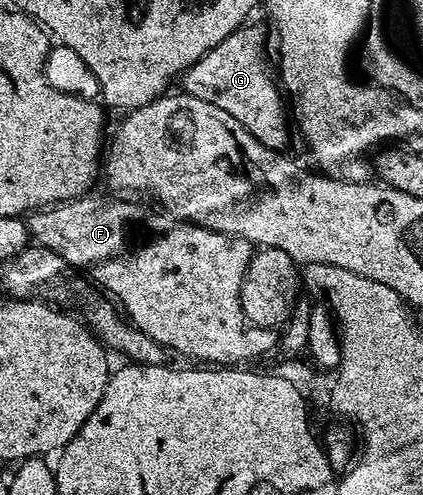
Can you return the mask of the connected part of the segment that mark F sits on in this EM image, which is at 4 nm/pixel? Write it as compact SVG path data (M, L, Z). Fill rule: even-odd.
M87 194L76 200L67 200L65 204L56 204L49 208L39 208L37 212L29 213L28 227L30 239L37 247L51 248L64 262L68 262L75 270L84 270L85 275L103 293L109 294L120 305L121 311L125 313L131 324L148 334L158 344L164 345L171 353L179 352L187 356L187 361L197 362L202 366L246 366L254 358L266 356L270 351L277 349L280 344L280 336L275 329L254 325L248 320L241 308L241 288L245 282L245 274L249 268L252 257L252 245L244 238L213 232L202 228L199 224L189 224L187 220L176 220L173 216L157 207L149 208L146 204L137 204L137 199L122 198L126 200L93 200L93 195Z

